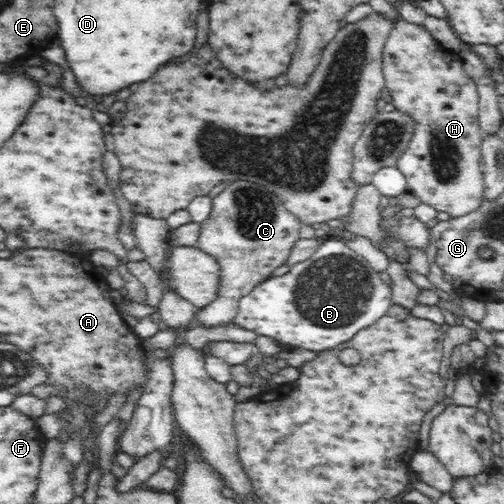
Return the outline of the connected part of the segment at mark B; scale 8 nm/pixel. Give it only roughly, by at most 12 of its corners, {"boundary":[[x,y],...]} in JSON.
{"boundary":[[329,236],[239,300],[233,322],[337,351],[392,289]]}

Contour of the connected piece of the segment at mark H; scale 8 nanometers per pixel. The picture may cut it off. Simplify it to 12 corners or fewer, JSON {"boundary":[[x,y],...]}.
{"boundary":[[404,19],[385,88],[414,136],[407,191],[451,218],[478,210],[479,95],[459,53]]}

